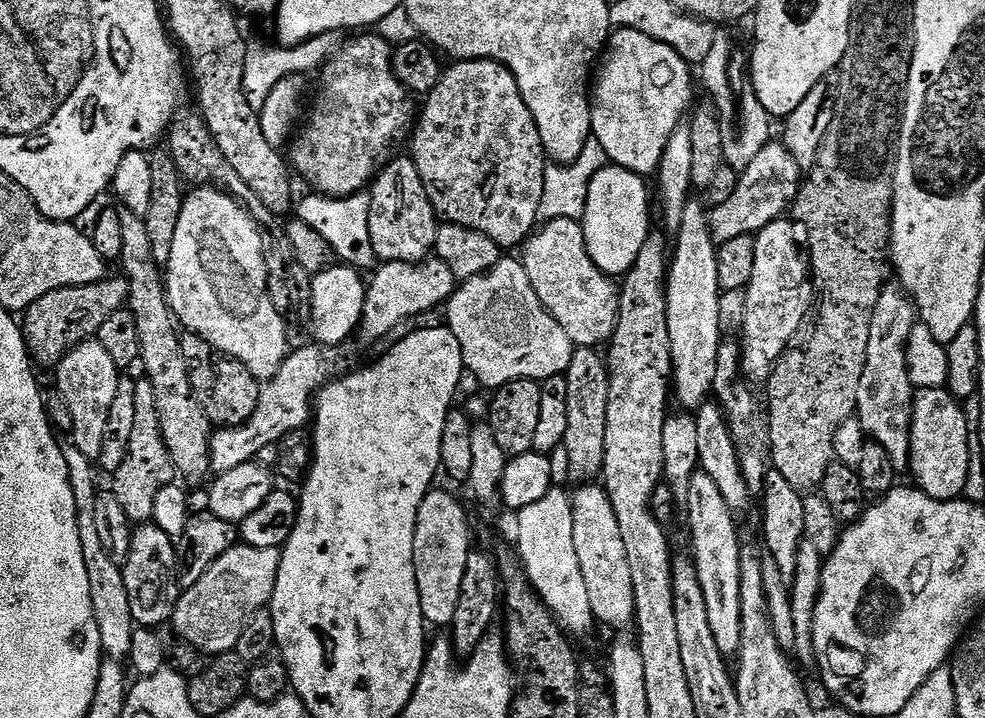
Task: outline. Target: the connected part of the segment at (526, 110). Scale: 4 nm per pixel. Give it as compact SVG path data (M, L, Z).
M456 60L453 68L443 69L438 86L428 93L422 104L422 111L414 124L414 131L411 133L412 152L410 158L414 166L418 166L418 174L422 174L422 186L426 186L428 201L436 211L437 217L441 221L458 226L466 226L470 230L478 230L486 234L502 250L508 248L519 249L524 241L537 231L540 215L538 206L542 202L542 186L544 185L544 169L546 167L546 157L542 138L538 134L538 126L534 122L534 114L530 114L530 106L526 106L526 98L522 98L522 90L518 90L518 82L514 74L506 66L502 66L493 60Z

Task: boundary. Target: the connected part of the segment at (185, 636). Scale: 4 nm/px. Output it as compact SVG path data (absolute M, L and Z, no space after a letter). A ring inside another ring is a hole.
M243 542L226 550L226 554L222 554L222 558L218 558L218 562L214 562L198 582L194 582L194 586L181 591L180 601L172 615L176 632L180 635L177 637L209 657L233 651L252 616L272 603L280 554L279 548L262 550Z

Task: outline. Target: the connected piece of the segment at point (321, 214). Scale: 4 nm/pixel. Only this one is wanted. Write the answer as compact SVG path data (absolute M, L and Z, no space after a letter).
M308 194L304 201L297 203L295 215L306 226L314 226L326 242L334 250L336 260L343 262L349 268L357 270L372 270L377 267L378 261L374 254L374 242L370 242L370 195L357 194L355 196L322 196Z

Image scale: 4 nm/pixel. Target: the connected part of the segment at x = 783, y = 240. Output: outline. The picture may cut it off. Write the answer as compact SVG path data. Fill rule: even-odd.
M781 218L755 233L754 274L746 289L744 340L740 344L740 367L749 381L767 381L780 355L808 319L814 304L810 268L802 255L801 245L800 248L796 245L795 231L791 219Z

